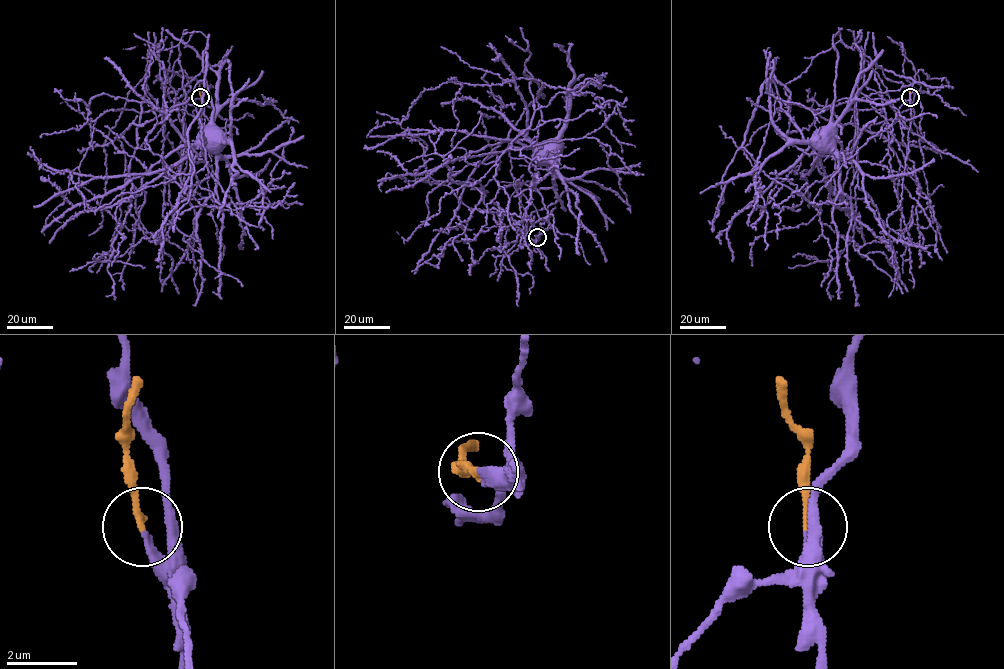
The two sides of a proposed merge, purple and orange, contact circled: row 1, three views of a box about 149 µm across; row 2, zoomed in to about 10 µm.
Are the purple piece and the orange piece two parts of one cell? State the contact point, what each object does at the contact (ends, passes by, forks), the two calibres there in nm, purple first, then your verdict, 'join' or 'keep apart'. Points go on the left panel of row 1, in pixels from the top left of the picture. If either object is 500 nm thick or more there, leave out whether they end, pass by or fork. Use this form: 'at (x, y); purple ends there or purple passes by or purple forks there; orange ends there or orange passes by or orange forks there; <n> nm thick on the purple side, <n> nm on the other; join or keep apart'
at (200, 97); purple ends there; orange ends there; 280 nm thick on the purple side, 200 nm on the other; keep apart

